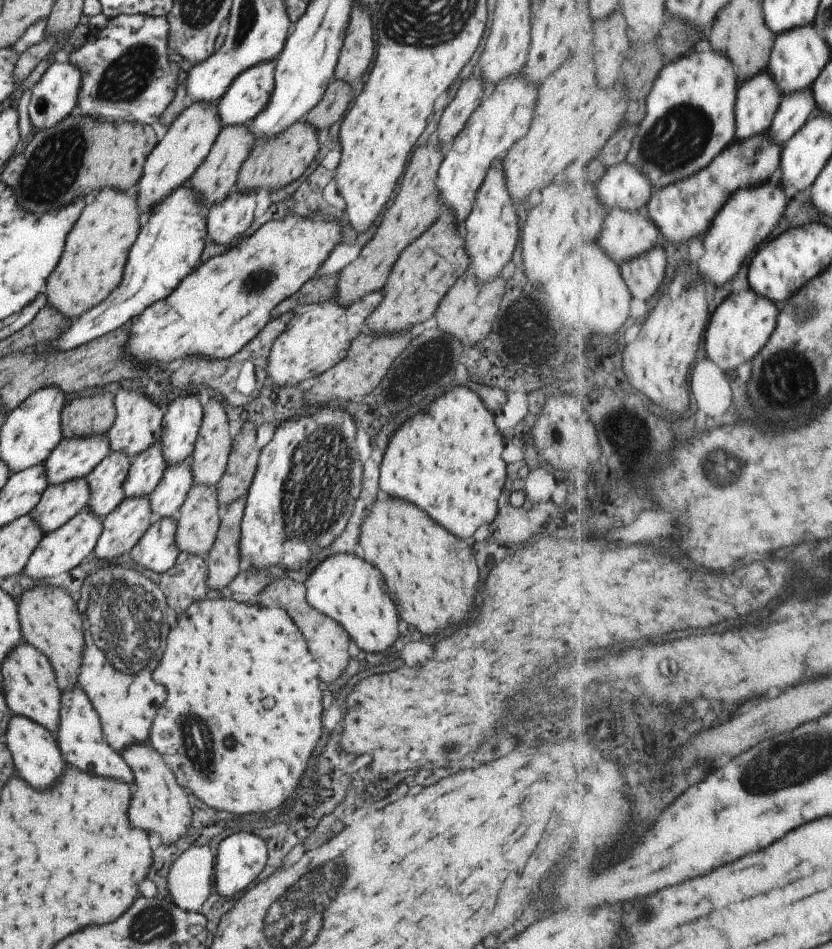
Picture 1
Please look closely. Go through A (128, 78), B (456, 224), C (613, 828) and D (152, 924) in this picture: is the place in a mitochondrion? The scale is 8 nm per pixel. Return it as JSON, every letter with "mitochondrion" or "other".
{"A":"mitochondrion","B":"other","C":"mitochondrion","D":"mitochondrion"}

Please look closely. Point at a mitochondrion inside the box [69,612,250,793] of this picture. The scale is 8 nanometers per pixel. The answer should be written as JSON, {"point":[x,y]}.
{"point":[199,746]}

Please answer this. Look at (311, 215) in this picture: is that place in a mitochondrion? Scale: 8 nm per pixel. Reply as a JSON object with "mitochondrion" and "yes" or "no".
{"mitochondrion":"no"}

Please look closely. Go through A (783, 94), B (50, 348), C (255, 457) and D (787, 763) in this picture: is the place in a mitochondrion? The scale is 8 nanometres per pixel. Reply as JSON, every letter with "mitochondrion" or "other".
{"A":"other","B":"other","C":"other","D":"mitochondrion"}

